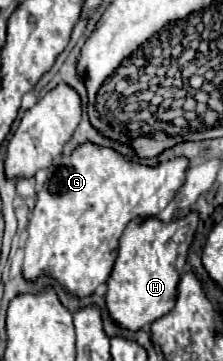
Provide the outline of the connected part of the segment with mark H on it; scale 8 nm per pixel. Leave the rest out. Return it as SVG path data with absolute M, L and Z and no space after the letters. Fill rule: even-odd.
M188 212L188 216L172 222L162 222L156 216L134 218L126 226L120 238L118 260L108 278L106 292L108 312L122 328L140 330L144 324L158 320L162 314L168 314L174 308L178 296L178 282L196 226L198 212Z

